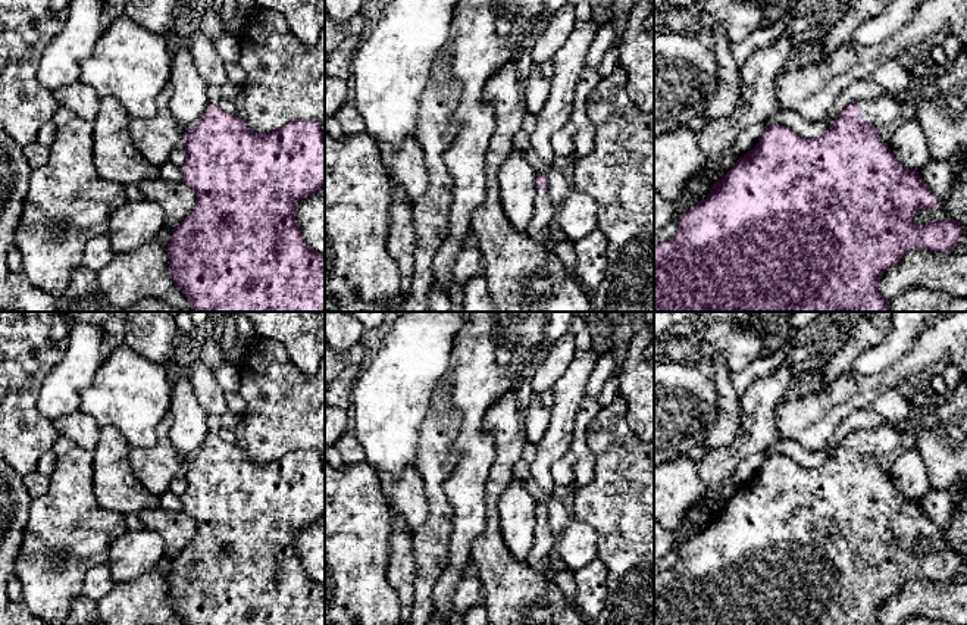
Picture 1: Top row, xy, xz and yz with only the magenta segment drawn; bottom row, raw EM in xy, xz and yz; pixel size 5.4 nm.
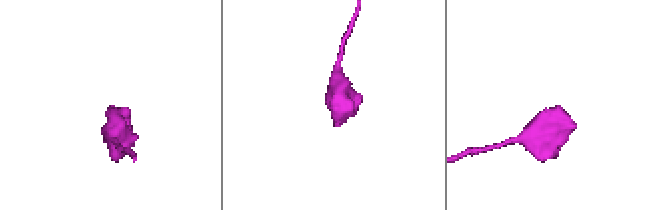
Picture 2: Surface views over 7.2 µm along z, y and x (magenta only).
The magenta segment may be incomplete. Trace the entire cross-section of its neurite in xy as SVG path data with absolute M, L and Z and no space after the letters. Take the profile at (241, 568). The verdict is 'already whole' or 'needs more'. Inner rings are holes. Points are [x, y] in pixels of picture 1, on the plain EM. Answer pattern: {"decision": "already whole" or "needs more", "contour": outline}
{"decision": "already whole", "contour": "M207 434L200 450L188 457L182 475L187 479L187 490L179 497L182 512L197 524L194 538L172 559L168 574L169 600L182 622L185 625L325 625L325 582L320 584L309 575L295 550L298 531L316 522L325 513L325 469L320 454L316 450L298 449L267 463L253 462L244 449L223 441L218 434Z"}

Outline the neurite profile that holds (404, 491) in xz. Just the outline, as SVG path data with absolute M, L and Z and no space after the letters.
M409 463L401 474L378 474L387 506L394 506L403 518L406 528L413 534L422 528L429 515L423 478L413 463Z

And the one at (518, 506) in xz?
M513 478L500 503L500 525L504 543L517 562L526 562L535 531L536 500L526 485Z

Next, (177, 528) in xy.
M157 507L138 515L145 529L163 538L165 554L170 559L175 559L191 543L197 532L197 524L182 510L168 512Z

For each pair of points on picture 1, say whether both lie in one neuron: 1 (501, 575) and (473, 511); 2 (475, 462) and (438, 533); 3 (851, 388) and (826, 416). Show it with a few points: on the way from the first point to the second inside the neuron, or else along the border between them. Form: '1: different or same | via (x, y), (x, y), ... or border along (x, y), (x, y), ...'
1: different | border along (485, 497), (485, 530), (472, 543), (471, 559)
2: different | border along (451, 472), (444, 483), (451, 508), (448, 541)
3: same | via (844, 396), (831, 409)

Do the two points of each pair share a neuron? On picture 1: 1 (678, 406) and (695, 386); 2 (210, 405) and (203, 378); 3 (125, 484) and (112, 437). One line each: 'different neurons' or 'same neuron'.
1: same neuron
2: same neuron
3: same neuron

